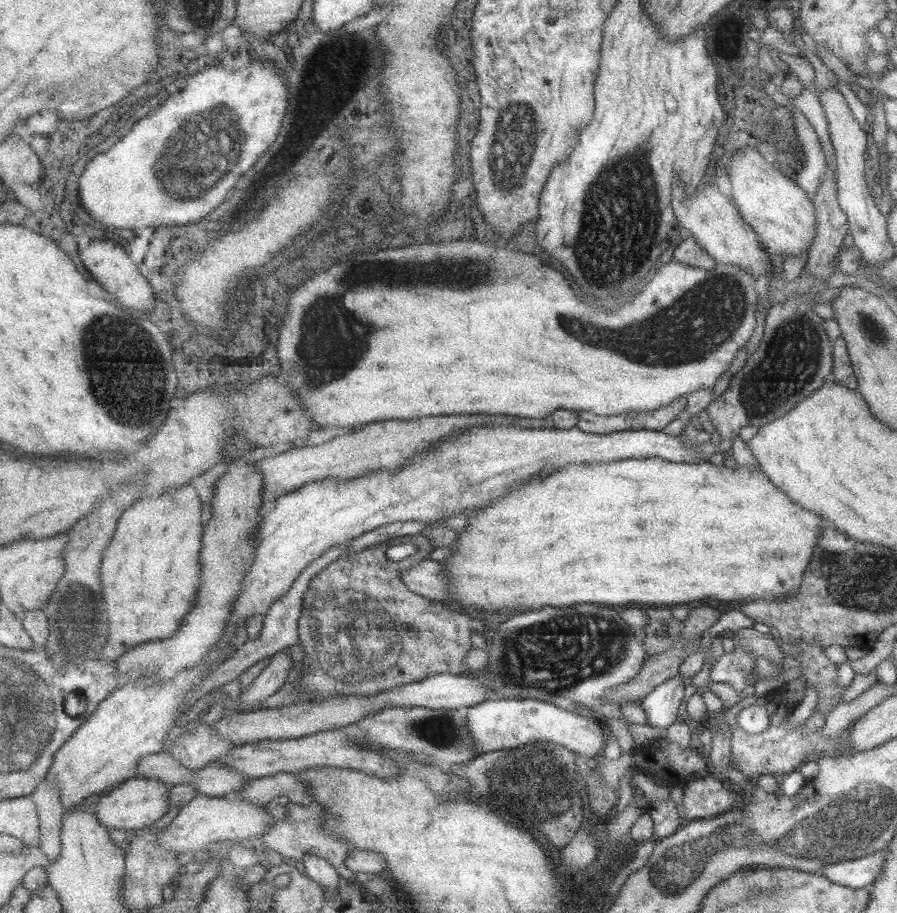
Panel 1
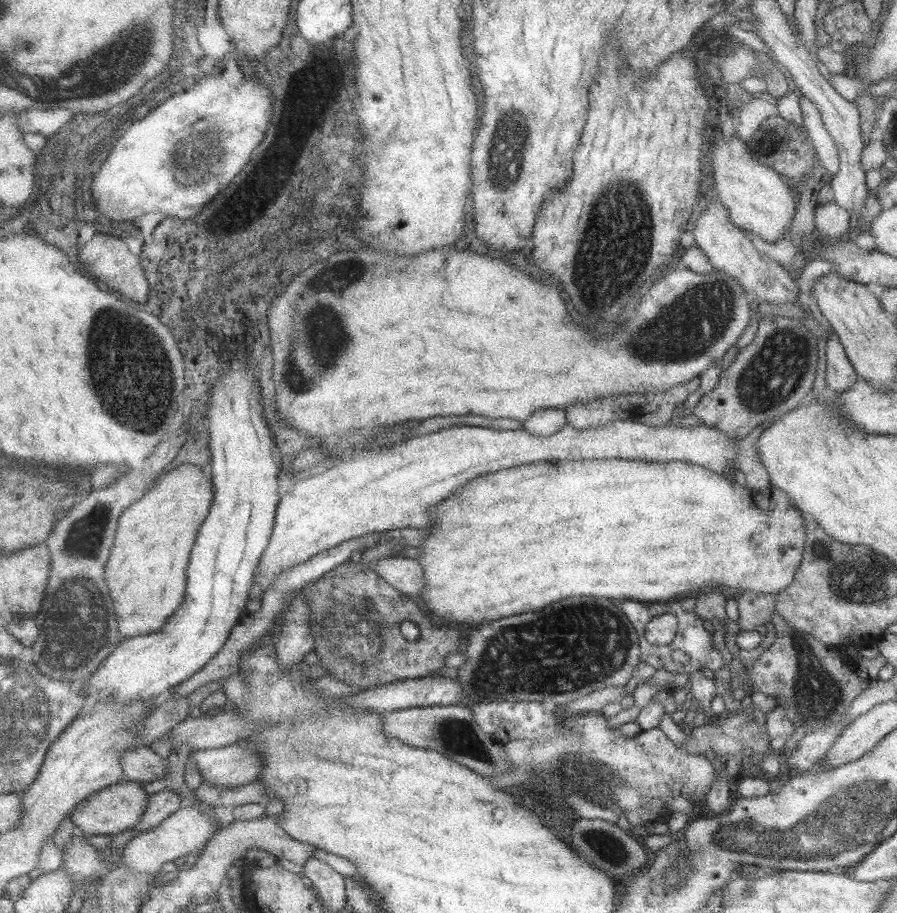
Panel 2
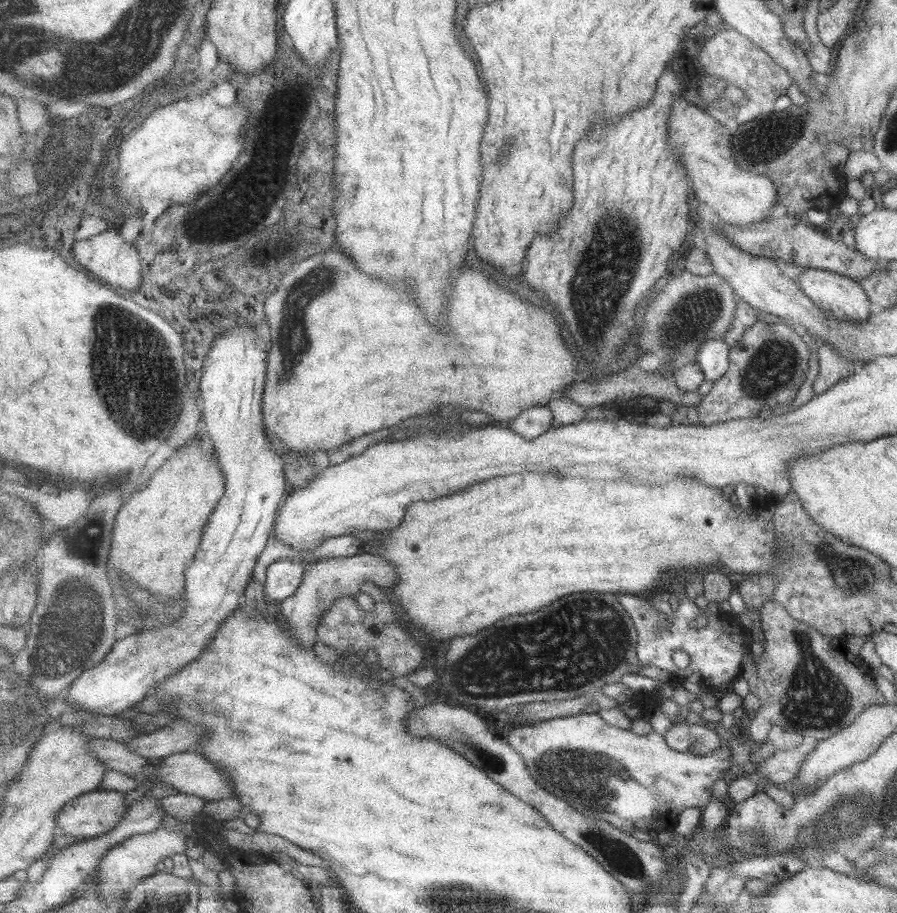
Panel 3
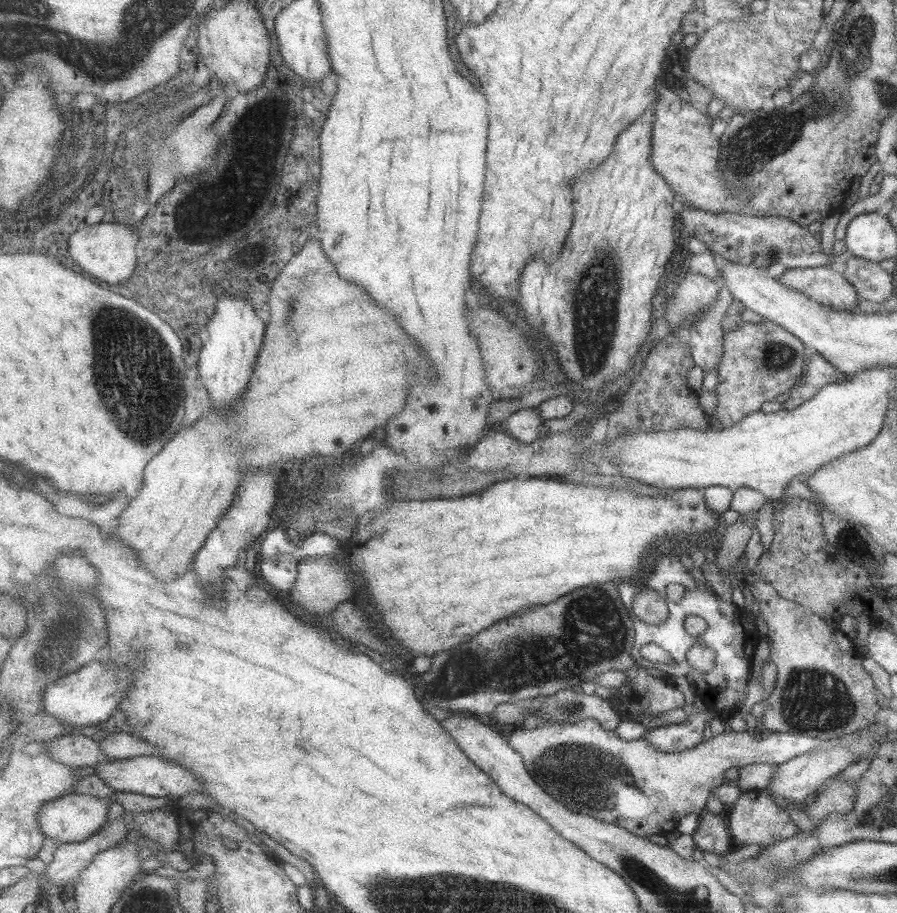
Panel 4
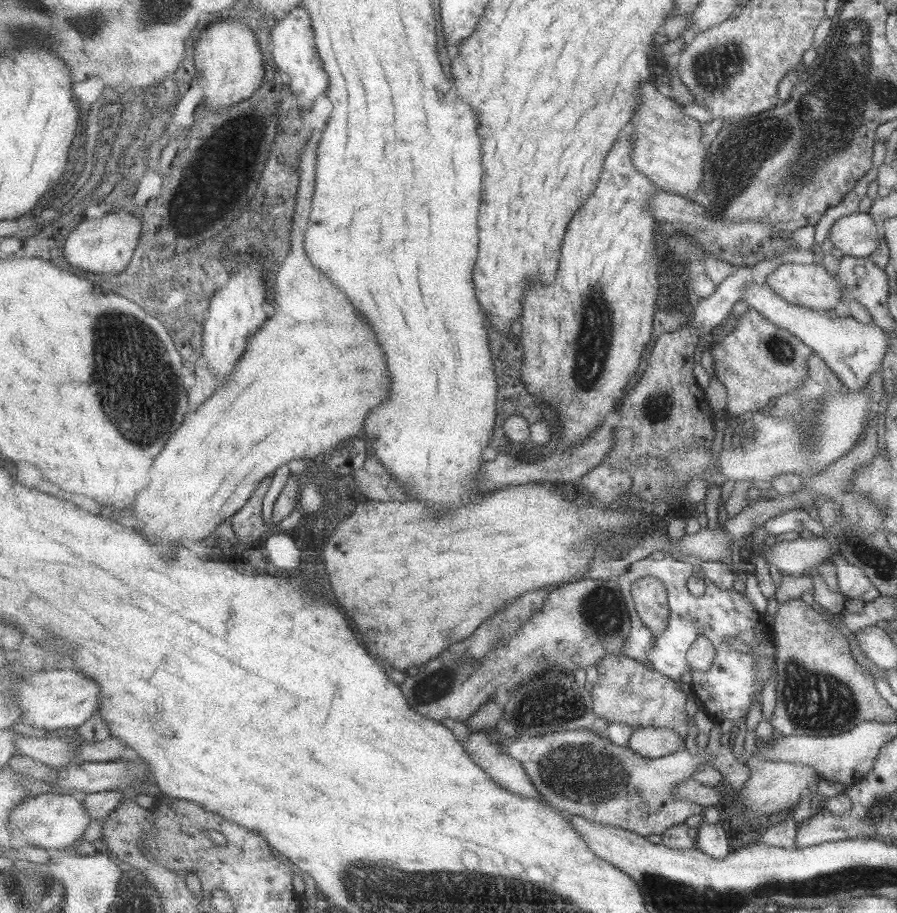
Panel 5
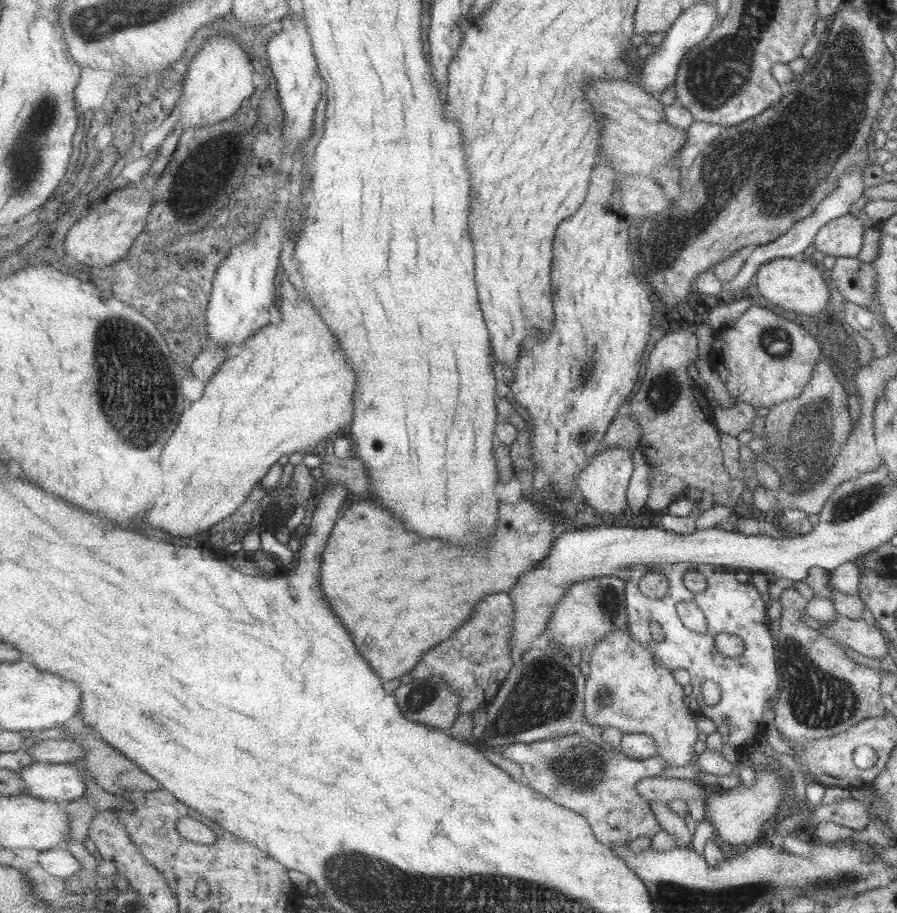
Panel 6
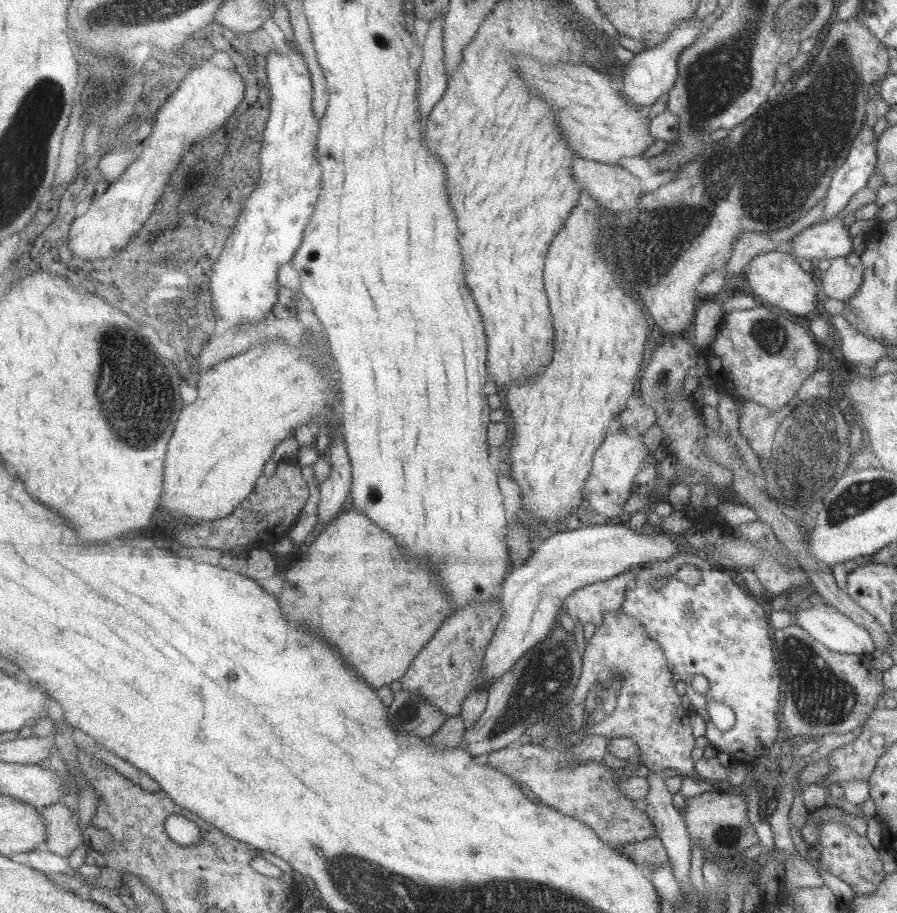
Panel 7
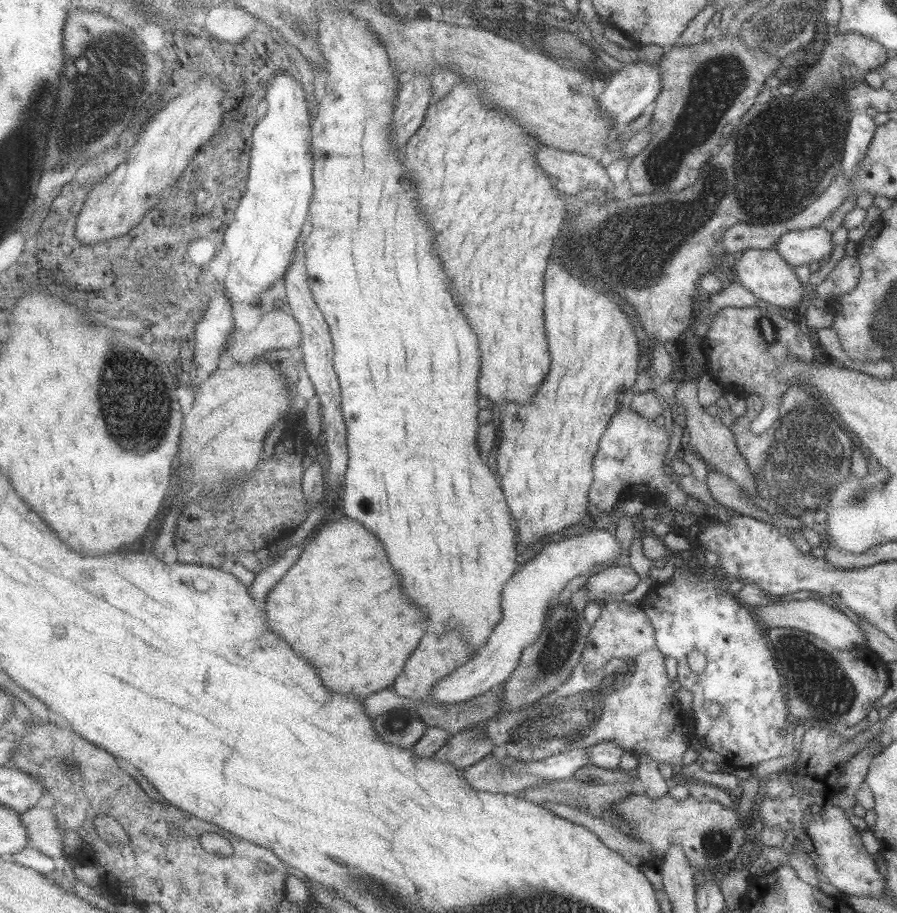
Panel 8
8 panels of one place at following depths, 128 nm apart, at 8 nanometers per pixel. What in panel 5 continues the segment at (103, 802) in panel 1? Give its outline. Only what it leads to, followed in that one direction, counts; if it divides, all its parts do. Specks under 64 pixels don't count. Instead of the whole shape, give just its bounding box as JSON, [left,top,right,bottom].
[9,793,91,852]

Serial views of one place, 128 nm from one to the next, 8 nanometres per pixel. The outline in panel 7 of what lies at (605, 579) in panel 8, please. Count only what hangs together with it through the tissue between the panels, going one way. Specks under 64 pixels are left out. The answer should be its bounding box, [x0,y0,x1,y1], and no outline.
[565,570,636,628]

